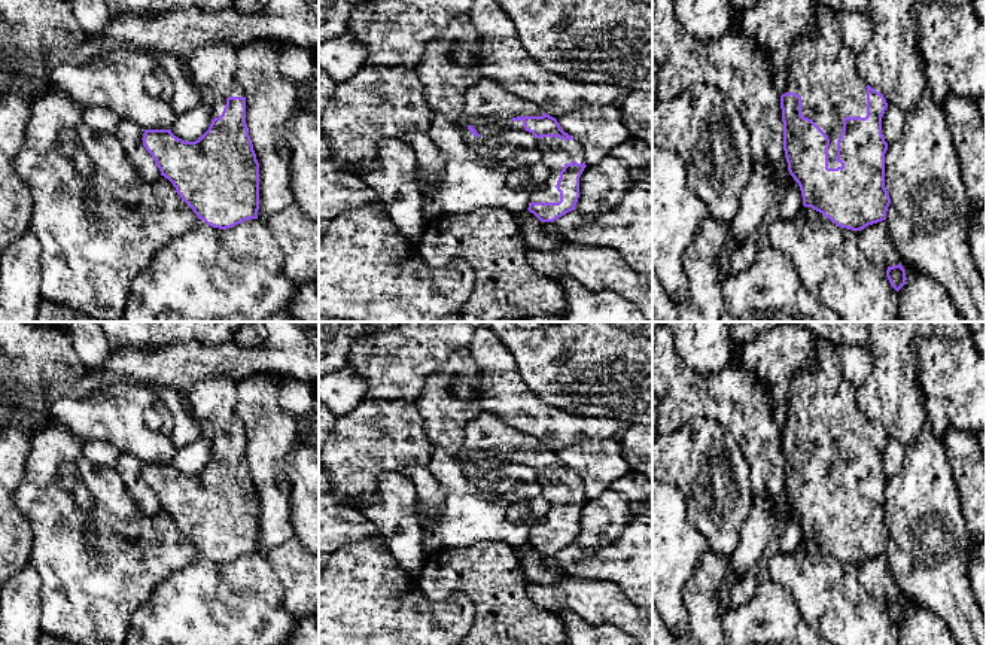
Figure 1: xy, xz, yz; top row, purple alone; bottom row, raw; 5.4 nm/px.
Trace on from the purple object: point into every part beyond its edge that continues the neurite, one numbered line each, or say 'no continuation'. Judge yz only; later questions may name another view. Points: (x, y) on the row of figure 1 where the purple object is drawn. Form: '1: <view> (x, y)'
1: yz (822, 70)

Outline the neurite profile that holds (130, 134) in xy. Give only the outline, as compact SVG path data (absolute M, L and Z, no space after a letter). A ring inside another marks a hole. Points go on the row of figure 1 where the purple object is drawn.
M121 119L113 134L124 147L130 162L144 180L155 180L161 176L155 159L143 146L144 128L128 119Z

